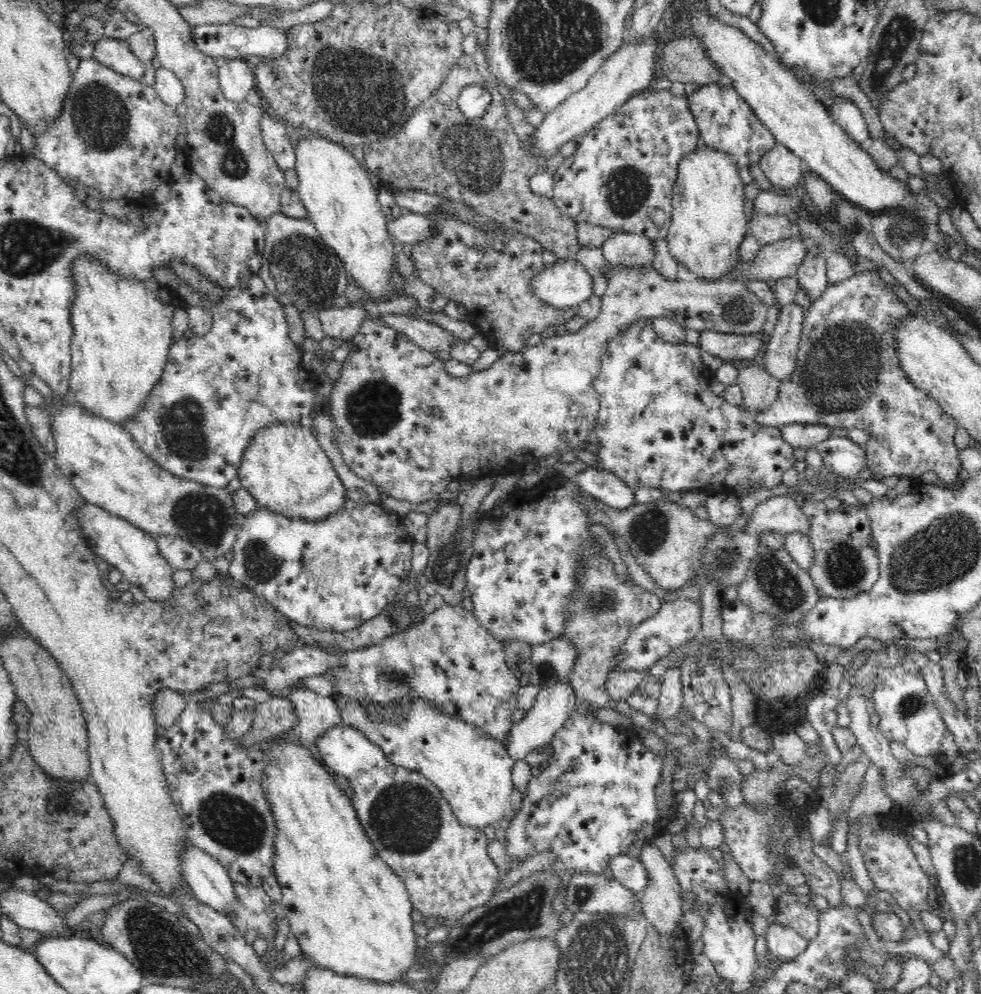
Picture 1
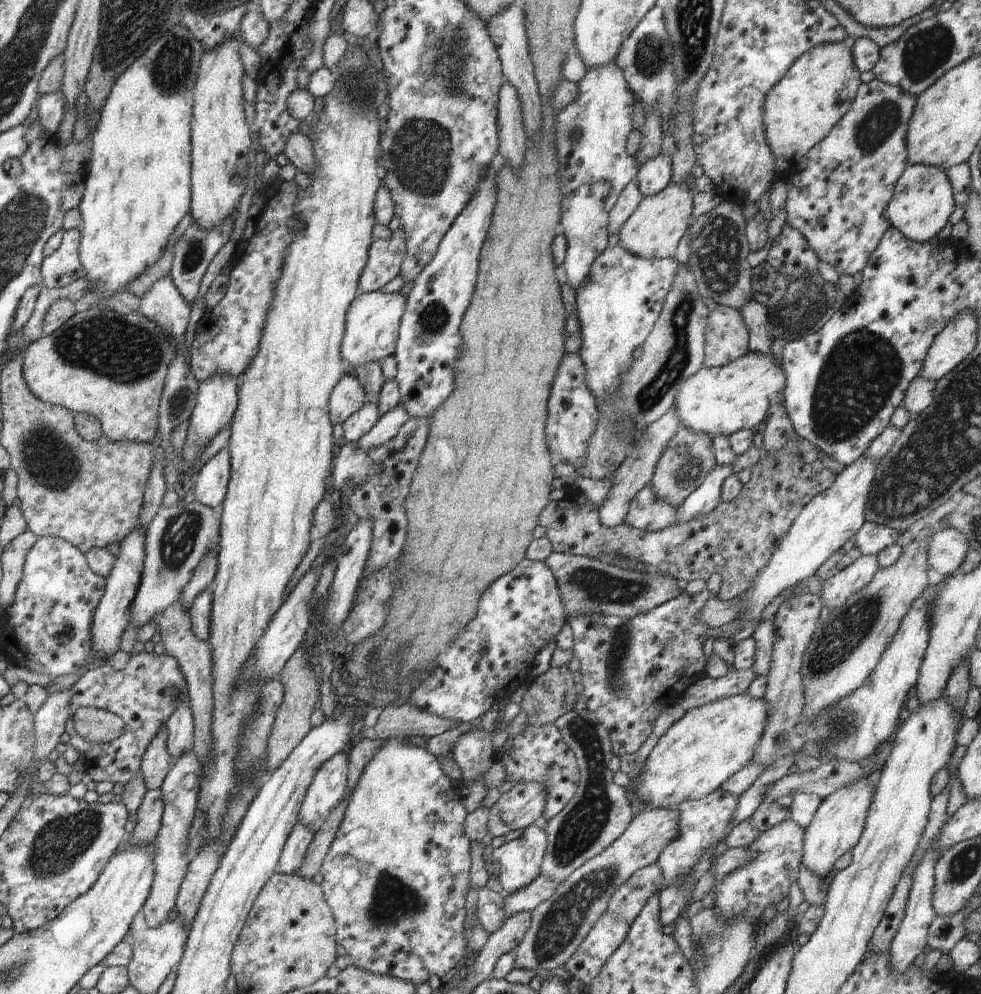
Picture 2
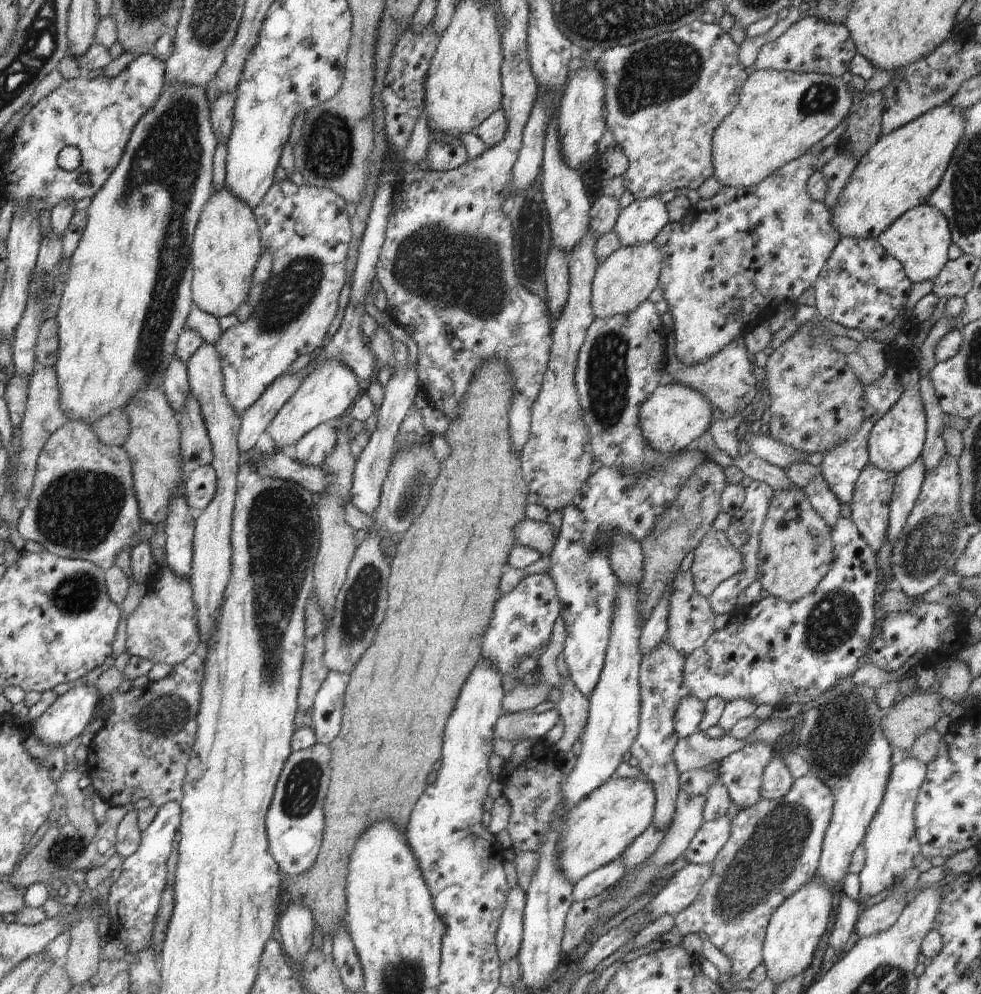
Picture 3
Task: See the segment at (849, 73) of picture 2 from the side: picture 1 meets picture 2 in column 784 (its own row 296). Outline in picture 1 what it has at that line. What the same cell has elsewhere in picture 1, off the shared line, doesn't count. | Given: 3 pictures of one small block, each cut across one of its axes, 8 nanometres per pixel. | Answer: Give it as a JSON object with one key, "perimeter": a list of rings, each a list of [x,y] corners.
{"perimeter":[[[89,254],[78,255],[71,268],[71,276],[77,295],[71,302],[70,319],[73,326],[71,342],[71,375],[69,386],[75,400],[87,411],[102,416],[122,426],[126,419],[135,415],[145,404],[166,366],[172,344],[172,318],[176,304],[170,298],[169,289],[157,288],[154,278],[136,279],[110,271],[102,261]]]}

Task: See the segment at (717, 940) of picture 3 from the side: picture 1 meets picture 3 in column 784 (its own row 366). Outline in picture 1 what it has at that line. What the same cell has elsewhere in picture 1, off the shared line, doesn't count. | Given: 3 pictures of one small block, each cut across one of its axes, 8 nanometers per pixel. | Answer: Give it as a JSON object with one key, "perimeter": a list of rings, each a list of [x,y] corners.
{"perimeter":[[[878,267],[875,271],[865,271],[843,280],[842,282],[828,285],[828,288],[824,290],[823,295],[817,298],[807,310],[803,321],[803,329],[801,330],[801,337],[799,340],[799,347],[796,353],[796,366],[794,372],[789,376],[787,381],[782,381],[779,384],[778,398],[764,410],[754,412],[755,421],[762,426],[768,427],[781,427],[790,424],[826,424],[832,428],[859,428],[865,430],[869,435],[869,441],[865,444],[865,450],[867,453],[867,466],[872,469],[873,478],[876,481],[880,481],[888,476],[914,477],[915,475],[924,474],[928,470],[935,472],[943,482],[949,485],[956,485],[958,477],[963,476],[962,465],[959,460],[959,450],[954,445],[954,433],[956,432],[957,423],[955,419],[952,419],[945,410],[936,402],[936,399],[932,398],[928,392],[923,391],[920,388],[916,388],[911,380],[907,377],[904,369],[900,366],[897,350],[895,349],[895,329],[898,328],[898,324],[904,320],[904,318],[910,318],[910,310],[906,303],[901,301],[898,295],[894,293],[894,289],[878,275]]]}

